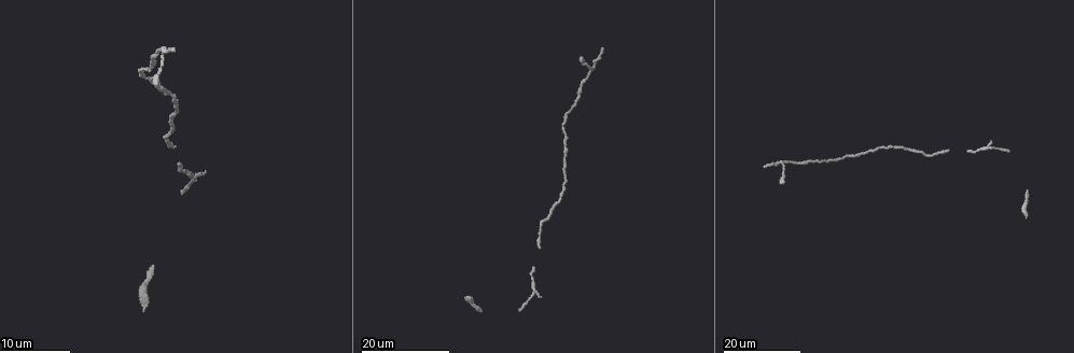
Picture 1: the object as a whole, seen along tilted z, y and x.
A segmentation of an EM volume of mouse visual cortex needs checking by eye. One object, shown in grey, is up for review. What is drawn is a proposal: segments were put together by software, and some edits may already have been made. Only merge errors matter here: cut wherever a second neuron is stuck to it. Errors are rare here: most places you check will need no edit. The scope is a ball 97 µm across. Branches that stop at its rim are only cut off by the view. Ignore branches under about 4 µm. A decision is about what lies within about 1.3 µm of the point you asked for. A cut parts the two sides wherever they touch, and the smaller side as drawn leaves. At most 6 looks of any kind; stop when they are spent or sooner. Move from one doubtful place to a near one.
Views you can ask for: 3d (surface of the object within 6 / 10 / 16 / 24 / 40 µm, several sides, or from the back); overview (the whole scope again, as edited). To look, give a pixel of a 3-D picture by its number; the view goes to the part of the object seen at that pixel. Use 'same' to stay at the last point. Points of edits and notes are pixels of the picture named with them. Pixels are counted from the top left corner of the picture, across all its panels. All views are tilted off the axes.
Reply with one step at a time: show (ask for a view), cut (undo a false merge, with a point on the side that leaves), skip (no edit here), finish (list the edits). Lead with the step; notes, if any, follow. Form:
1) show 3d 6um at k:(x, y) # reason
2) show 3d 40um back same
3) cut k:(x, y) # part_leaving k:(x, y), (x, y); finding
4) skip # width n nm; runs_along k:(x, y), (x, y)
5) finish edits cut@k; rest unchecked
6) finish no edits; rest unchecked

show 3d 16um at 1:(139, 71) # thick turns thin

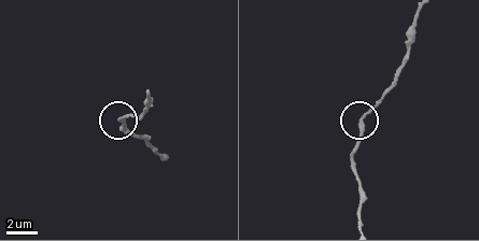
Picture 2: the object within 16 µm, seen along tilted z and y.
show 3d 10um at 2:(362, 117)

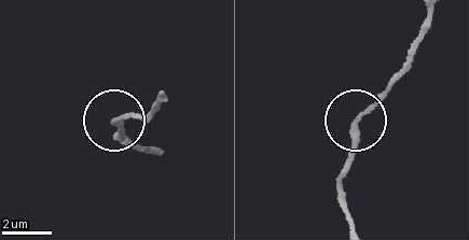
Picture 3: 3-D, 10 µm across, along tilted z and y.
skip # runs_along 3:(347, 222), (339, 182), (355, 121), (380, 101), (409, 61); one neuron here

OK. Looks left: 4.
show 3d 24um at 1:(579, 88) # sudden change in width

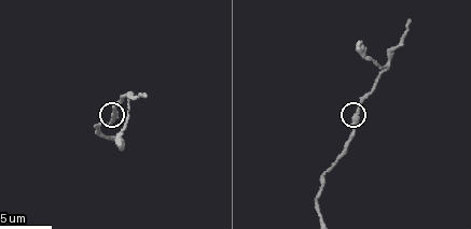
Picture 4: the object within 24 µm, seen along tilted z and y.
show 3d 6um at 4:(360, 107)

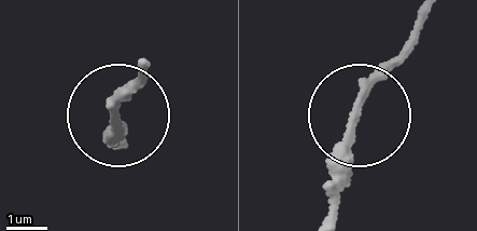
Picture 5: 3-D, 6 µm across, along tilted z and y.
show 3d 6um back at 5:(352, 124)

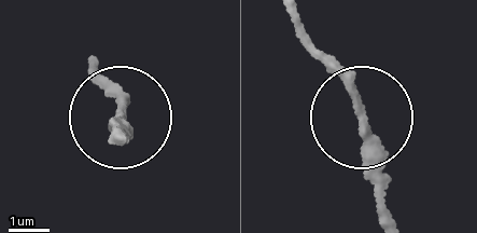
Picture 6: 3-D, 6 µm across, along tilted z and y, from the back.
skip # runs_along 6:(389, 214), (363, 105), (299, 35); all the same neuron

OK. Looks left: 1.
show 3d 16um at 4:(386, 65) # two arms in line, one across

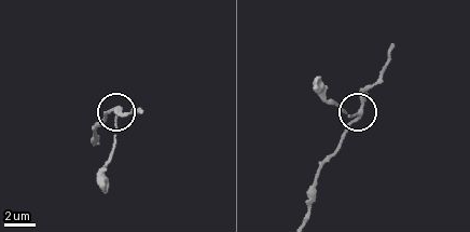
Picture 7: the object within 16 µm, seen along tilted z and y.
skip # all the same neuron

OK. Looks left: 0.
finish no edits; rest unchecked

